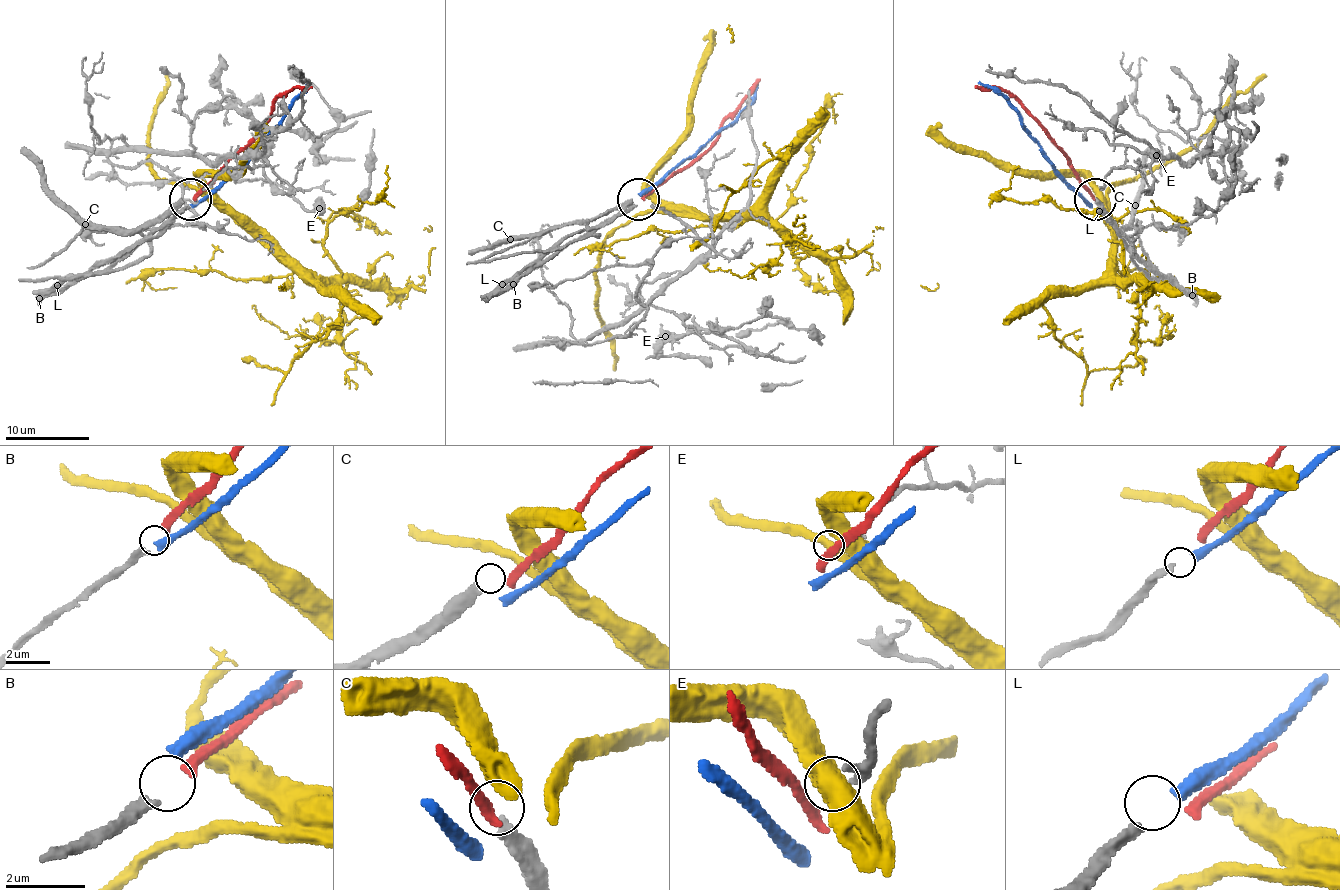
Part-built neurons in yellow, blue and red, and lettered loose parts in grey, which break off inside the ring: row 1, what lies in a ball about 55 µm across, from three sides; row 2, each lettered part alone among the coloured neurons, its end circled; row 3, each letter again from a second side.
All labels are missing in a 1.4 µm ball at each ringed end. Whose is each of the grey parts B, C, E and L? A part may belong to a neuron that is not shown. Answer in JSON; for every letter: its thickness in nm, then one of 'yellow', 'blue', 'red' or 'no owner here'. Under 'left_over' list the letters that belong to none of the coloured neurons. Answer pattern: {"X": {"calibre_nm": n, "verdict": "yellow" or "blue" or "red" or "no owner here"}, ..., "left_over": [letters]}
{"B": {"calibre_nm": 240, "verdict": "red"}, "C": {"calibre_nm": 360, "verdict": "no owner here"}, "E": {"calibre_nm": 200, "verdict": "no owner here"}, "L": {"calibre_nm": 260, "verdict": "blue"}, "left_over": ["C", "E"]}

